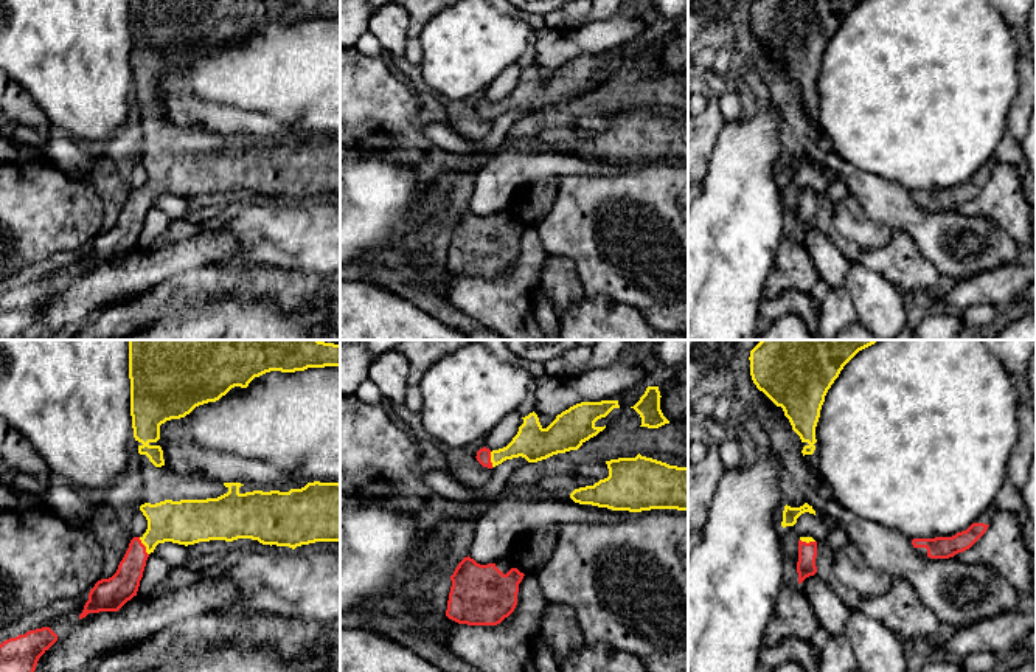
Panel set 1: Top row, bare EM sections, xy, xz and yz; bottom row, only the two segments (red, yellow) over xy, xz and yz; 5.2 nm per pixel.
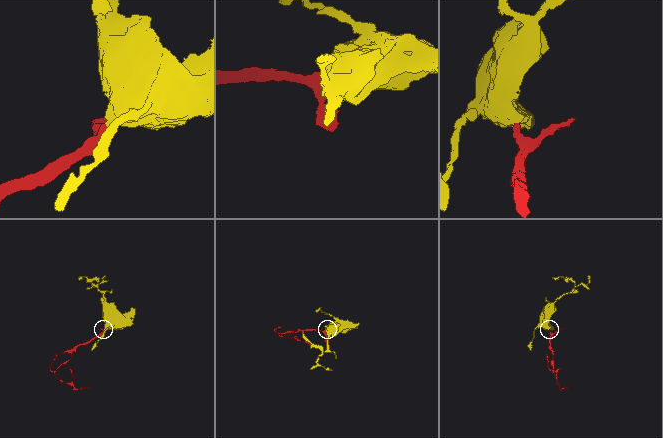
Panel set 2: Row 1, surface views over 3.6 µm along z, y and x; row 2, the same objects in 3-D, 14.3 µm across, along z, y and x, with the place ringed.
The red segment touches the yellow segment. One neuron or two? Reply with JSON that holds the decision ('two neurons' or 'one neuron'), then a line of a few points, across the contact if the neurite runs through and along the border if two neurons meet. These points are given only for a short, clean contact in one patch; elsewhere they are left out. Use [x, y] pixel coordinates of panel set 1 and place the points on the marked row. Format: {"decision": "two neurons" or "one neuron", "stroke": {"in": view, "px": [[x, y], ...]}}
{"decision": "one neuron", "stroke": {"in": "xy", "px": [[123, 585], [135, 556], [145, 547], [170, 522], [185, 522]]}}

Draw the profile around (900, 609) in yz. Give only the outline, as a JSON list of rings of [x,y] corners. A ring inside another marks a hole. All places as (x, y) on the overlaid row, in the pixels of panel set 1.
[[[895,577],[890,588],[860,599],[860,611],[882,622],[895,635],[907,639],[930,638],[940,629],[937,615],[920,599],[906,577]]]

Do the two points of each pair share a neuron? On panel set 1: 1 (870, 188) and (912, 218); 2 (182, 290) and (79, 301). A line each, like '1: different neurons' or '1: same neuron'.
1: same neuron
2: same neuron

